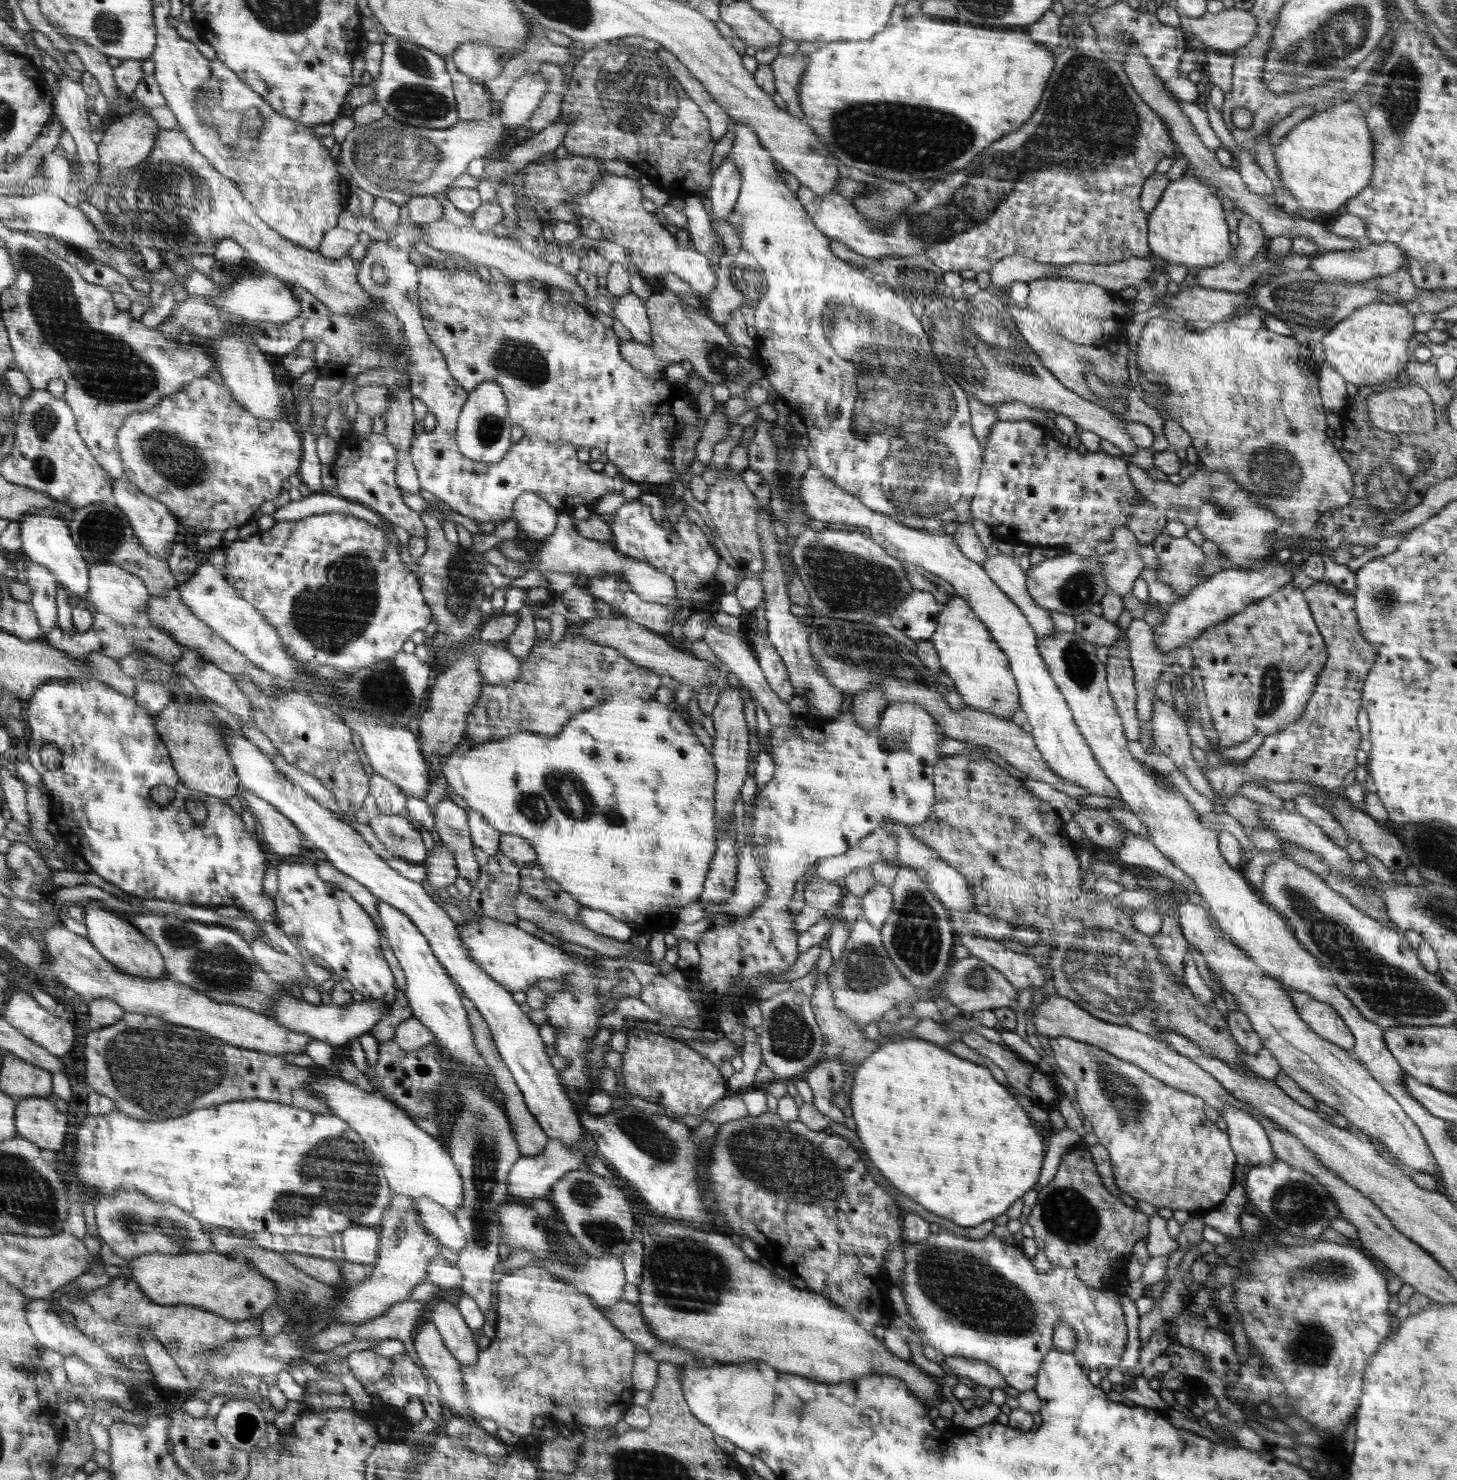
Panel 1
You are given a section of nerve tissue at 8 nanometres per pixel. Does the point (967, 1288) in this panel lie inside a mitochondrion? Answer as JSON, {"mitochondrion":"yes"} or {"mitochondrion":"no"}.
{"mitochondrion":"yes"}

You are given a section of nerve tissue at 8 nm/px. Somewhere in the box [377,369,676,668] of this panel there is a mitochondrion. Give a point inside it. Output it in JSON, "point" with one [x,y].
{"point":[461,595]}

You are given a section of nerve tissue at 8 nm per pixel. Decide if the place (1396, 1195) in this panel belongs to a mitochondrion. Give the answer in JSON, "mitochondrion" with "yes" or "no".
{"mitochondrion":"no"}

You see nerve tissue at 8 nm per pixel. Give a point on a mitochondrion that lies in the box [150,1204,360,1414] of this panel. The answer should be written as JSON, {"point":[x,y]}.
{"point":[305,1306]}

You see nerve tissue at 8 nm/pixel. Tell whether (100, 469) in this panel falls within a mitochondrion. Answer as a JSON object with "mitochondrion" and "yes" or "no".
{"mitochondrion":"no"}

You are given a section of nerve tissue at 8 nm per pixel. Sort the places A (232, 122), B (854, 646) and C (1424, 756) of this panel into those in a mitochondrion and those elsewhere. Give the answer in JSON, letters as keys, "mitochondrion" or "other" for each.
{"A":"mitochondrion","B":"mitochondrion","C":"other"}

